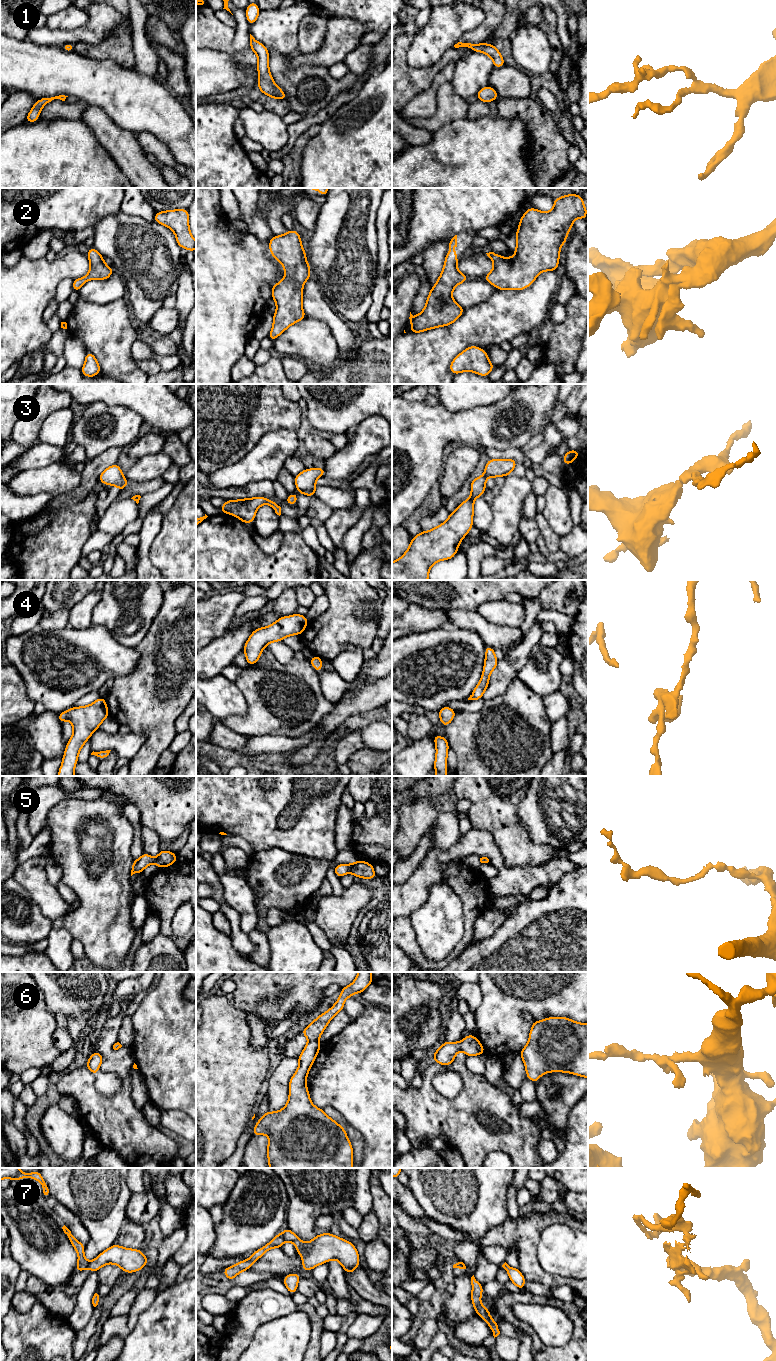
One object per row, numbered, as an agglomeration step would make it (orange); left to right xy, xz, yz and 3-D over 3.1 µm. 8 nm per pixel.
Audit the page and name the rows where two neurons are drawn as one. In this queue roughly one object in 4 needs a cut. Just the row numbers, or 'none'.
7

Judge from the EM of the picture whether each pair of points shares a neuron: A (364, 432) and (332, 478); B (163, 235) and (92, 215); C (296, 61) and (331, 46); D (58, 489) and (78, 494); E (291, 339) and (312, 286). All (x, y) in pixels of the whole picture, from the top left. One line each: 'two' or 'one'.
A: one
B: two
C: one
D: two
E: two

